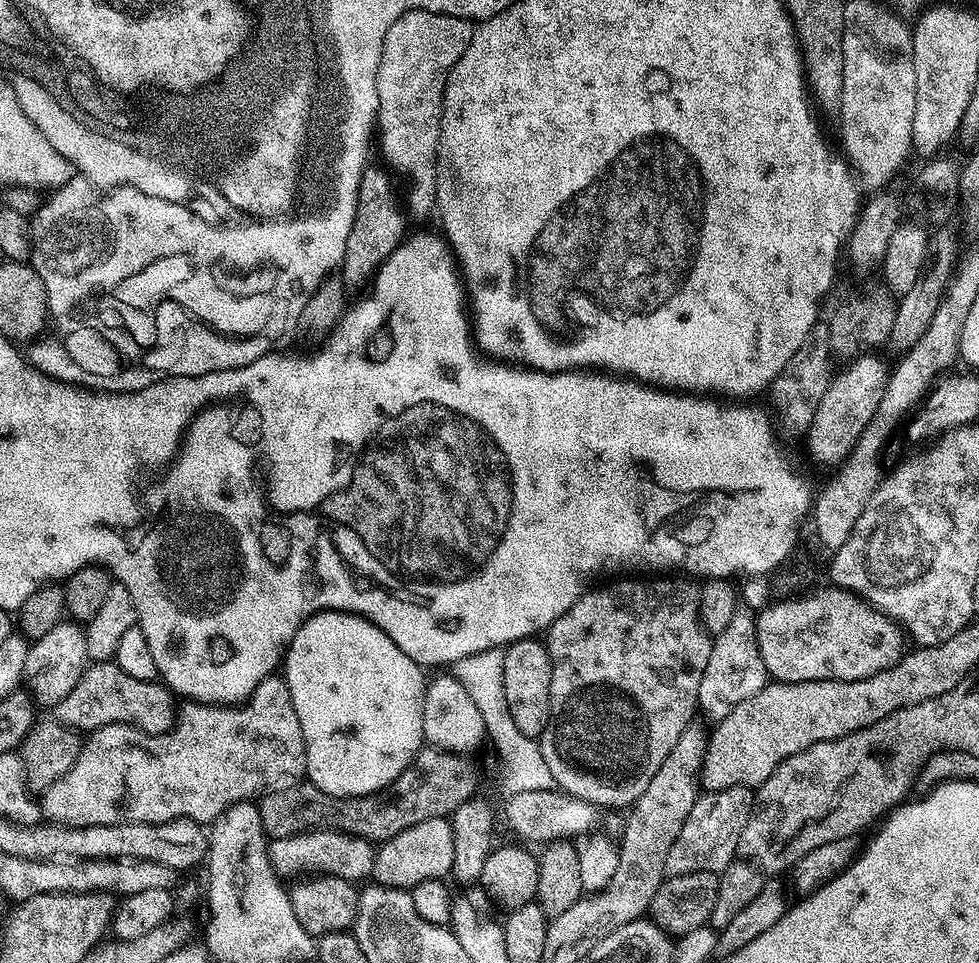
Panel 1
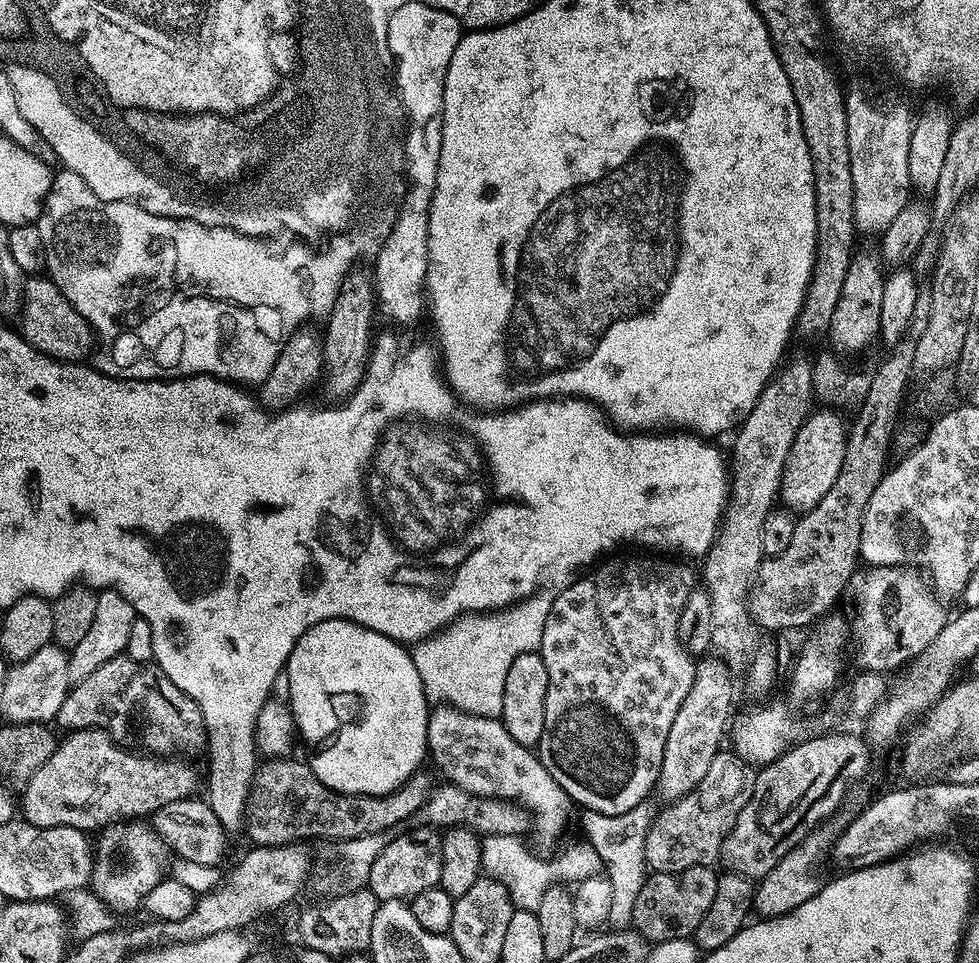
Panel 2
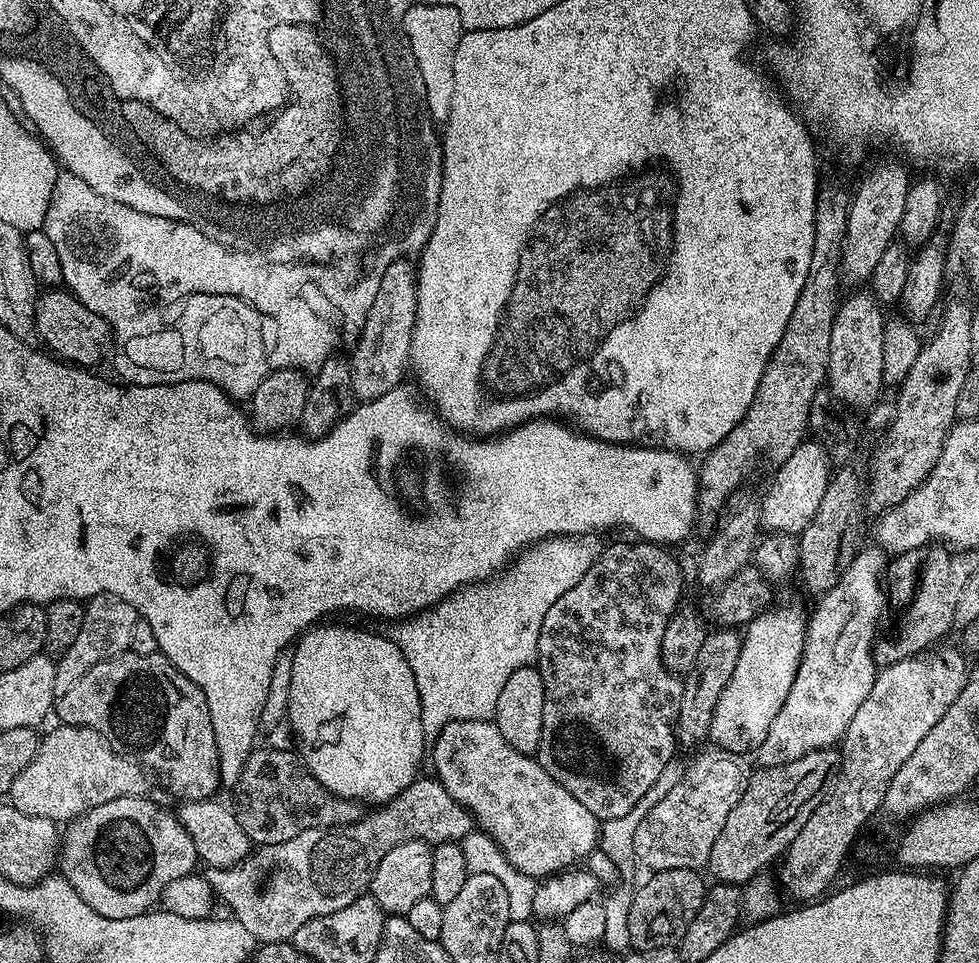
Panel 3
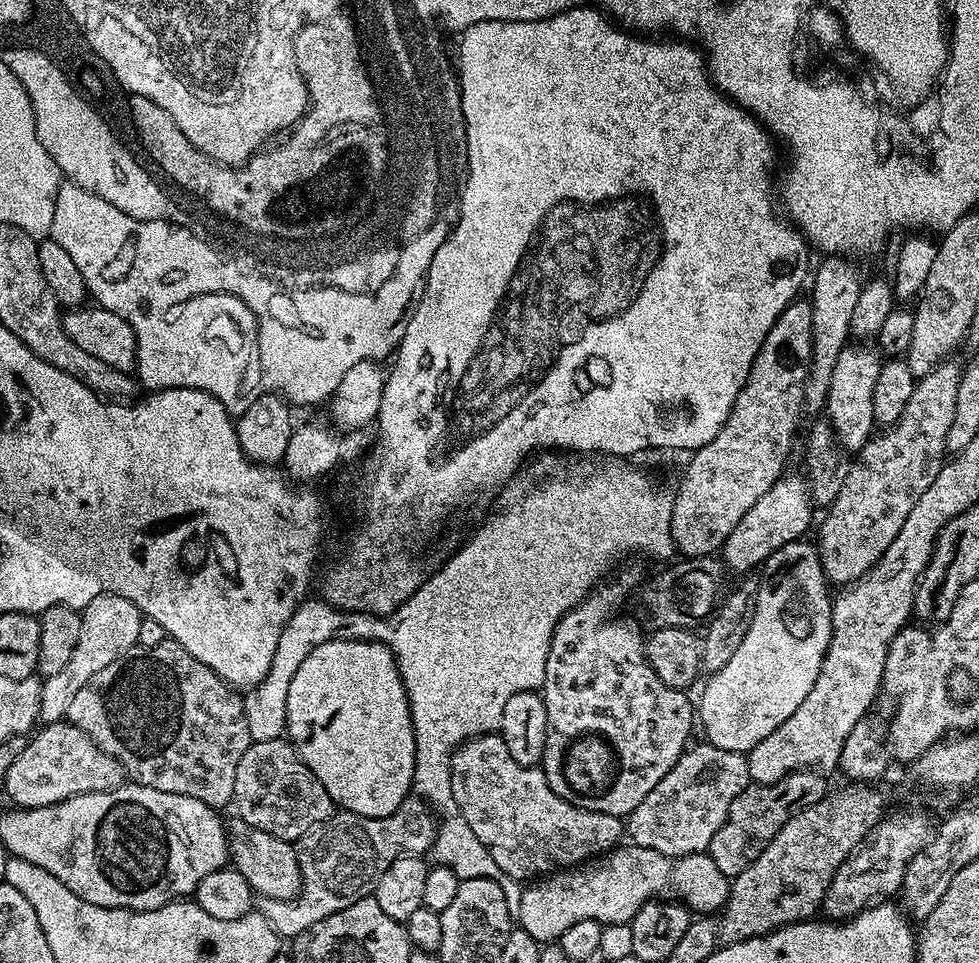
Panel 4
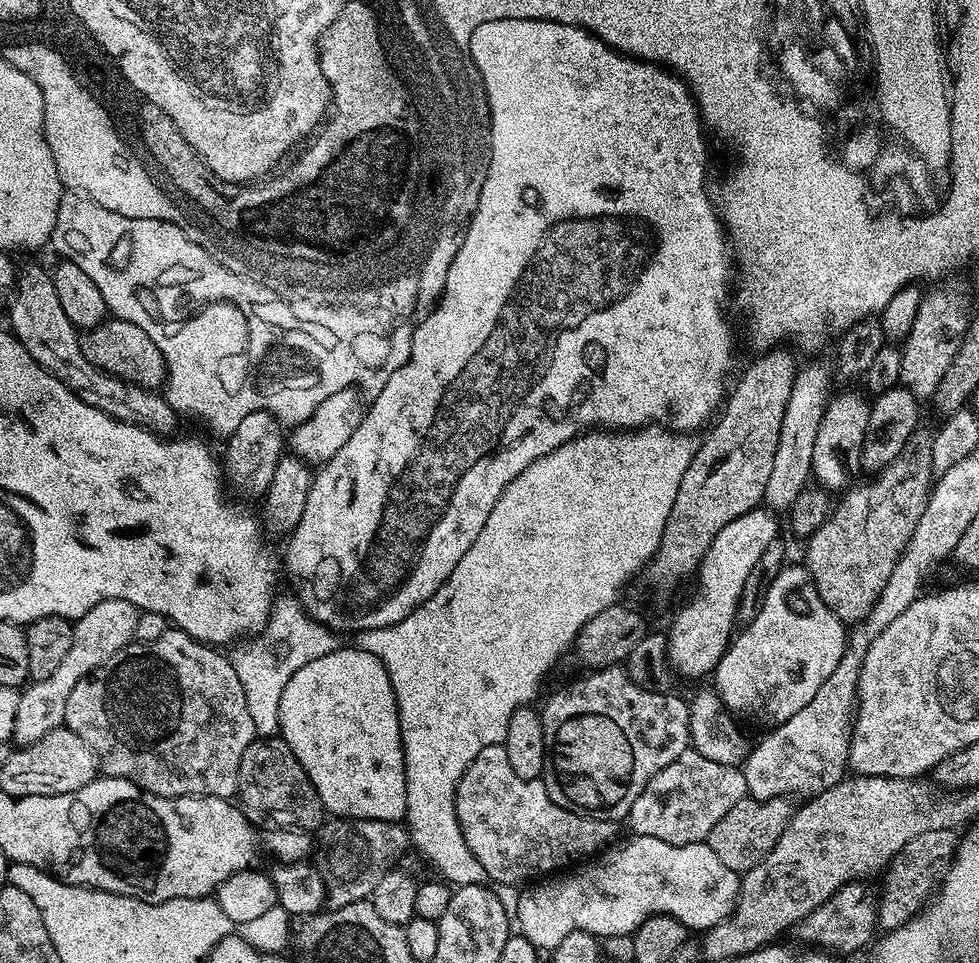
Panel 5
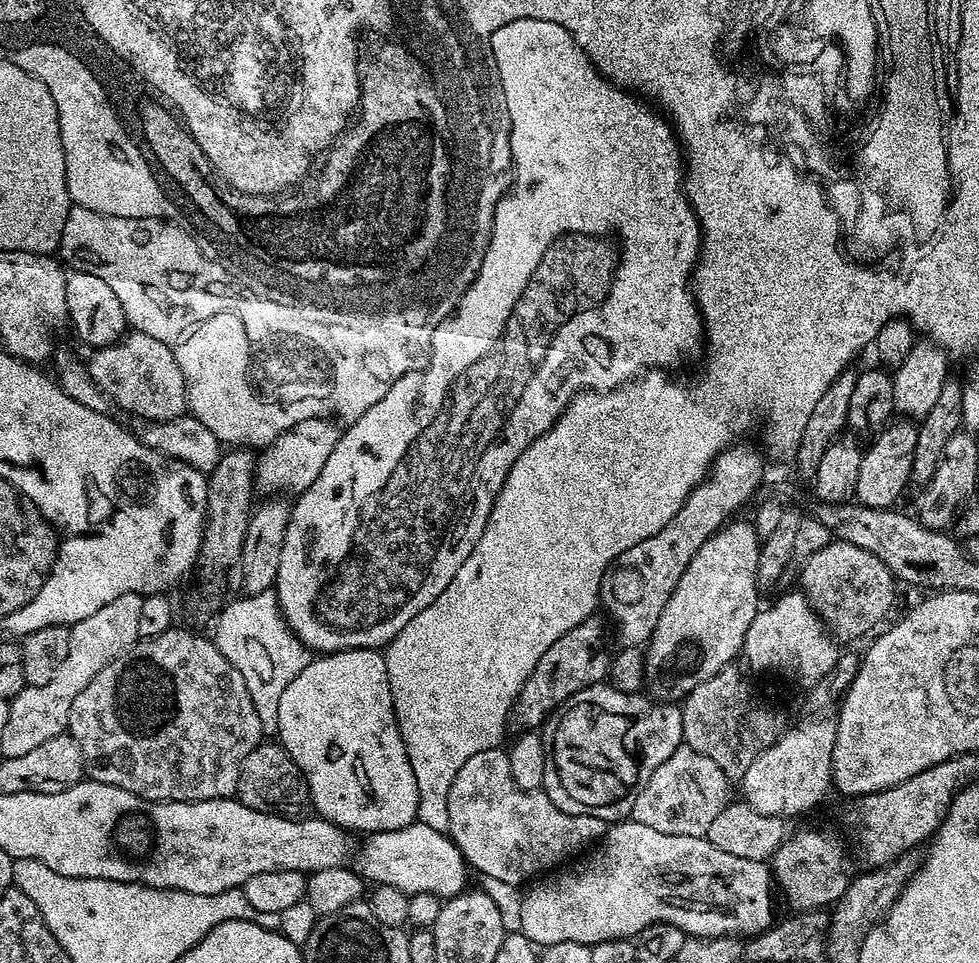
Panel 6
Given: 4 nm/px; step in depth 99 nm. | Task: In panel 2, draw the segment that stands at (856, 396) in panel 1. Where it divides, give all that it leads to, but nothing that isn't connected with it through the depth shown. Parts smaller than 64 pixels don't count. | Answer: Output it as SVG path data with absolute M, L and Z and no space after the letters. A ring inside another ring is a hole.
M821 407L805 418L798 434L794 438L794 446L790 446L790 454L786 458L784 473L780 479L779 499L784 500L783 507L788 510L797 508L803 514L816 508L822 498L834 486L838 474L842 470L842 462L846 458L849 425L839 411L831 407Z

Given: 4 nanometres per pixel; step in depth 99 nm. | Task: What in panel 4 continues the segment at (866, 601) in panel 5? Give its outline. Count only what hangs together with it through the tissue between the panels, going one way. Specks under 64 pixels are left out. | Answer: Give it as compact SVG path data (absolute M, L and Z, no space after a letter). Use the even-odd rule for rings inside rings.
M952 358L946 359L934 370L919 377L900 421L885 427L881 436L880 433L873 435L851 461L842 490L826 508L824 521L820 524L820 565L829 585L847 586L861 580L878 563L882 554L886 554L890 542L898 538L902 522L910 518L910 510L914 510L918 498L922 498L922 494L930 490L930 482L938 478L940 467L946 463L946 430L950 430L950 422L954 420L954 402L958 402L958 382L962 368L954 361Z

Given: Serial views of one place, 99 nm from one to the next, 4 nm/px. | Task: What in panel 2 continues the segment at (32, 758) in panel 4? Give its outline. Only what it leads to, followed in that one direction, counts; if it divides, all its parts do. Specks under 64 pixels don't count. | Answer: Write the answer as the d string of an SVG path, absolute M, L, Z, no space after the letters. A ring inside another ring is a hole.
M78 728L67 733L68 736L57 743L54 754L50 754L50 758L46 758L46 762L42 762L42 766L38 766L38 770L34 774L34 778L30 778L30 782L22 790L24 796L24 804L22 800L22 816L25 821L39 828L49 828L50 826L70 826L82 830L86 834L92 834L92 831L103 830L117 822L131 821L131 816L151 817L153 812L157 812L162 806L170 806L170 802L178 802L179 800L187 800L193 795L192 792L196 788L196 772L188 764L183 764L180 760L172 760L176 758L165 758L163 755L141 754L139 751L127 752L127 747L121 746L117 741L113 740L108 733L100 728Z

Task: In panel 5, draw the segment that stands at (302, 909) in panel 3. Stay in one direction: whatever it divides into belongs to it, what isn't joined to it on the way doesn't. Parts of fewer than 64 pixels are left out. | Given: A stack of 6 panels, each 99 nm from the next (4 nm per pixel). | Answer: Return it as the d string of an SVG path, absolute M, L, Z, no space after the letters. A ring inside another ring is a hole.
M332 818L319 829L318 835L320 860L324 863L322 875L328 885L326 904L335 910L371 897L374 886L393 867L394 858L407 850L410 832L394 820Z

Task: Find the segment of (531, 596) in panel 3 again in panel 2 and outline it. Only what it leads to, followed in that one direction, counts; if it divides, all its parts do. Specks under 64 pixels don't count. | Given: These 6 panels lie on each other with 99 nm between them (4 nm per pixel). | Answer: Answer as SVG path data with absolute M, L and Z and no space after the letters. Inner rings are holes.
M526 602L497 614L476 614L453 621L444 631L411 649L412 667L418 670L419 687L429 701L443 702L475 716L499 720L506 670L518 654L539 652L547 611Z

